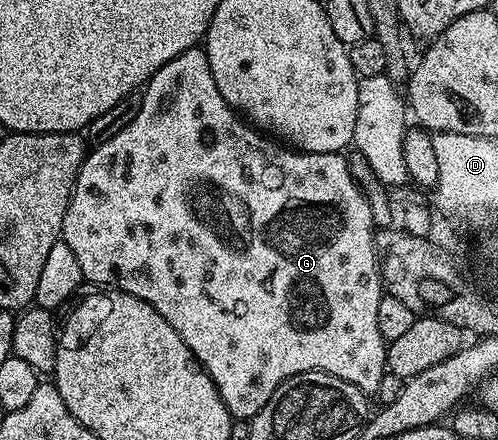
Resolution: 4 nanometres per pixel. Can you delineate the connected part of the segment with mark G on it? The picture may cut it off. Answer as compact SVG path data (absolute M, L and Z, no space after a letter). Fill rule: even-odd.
M200 46L179 53L179 57L160 67L143 88L141 108L135 121L131 121L123 133L115 133L111 141L96 144L86 154L61 226L61 239L71 245L86 280L105 289L125 291L154 307L165 318L167 325L171 325L171 329L183 337L193 356L201 362L201 368L209 374L211 381L215 381L215 389L219 389L219 397L223 397L223 405L227 405L229 414L234 419L250 421L257 416L259 409L263 409L263 405L267 405L267 401L271 401L271 393L275 393L279 384L304 371L322 371L334 375L355 385L366 396L376 396L379 381L383 381L387 374L387 344L377 332L383 282L374 236L369 196L362 184L353 178L350 160L341 153L311 153L290 149L254 130L219 93L211 65Z

